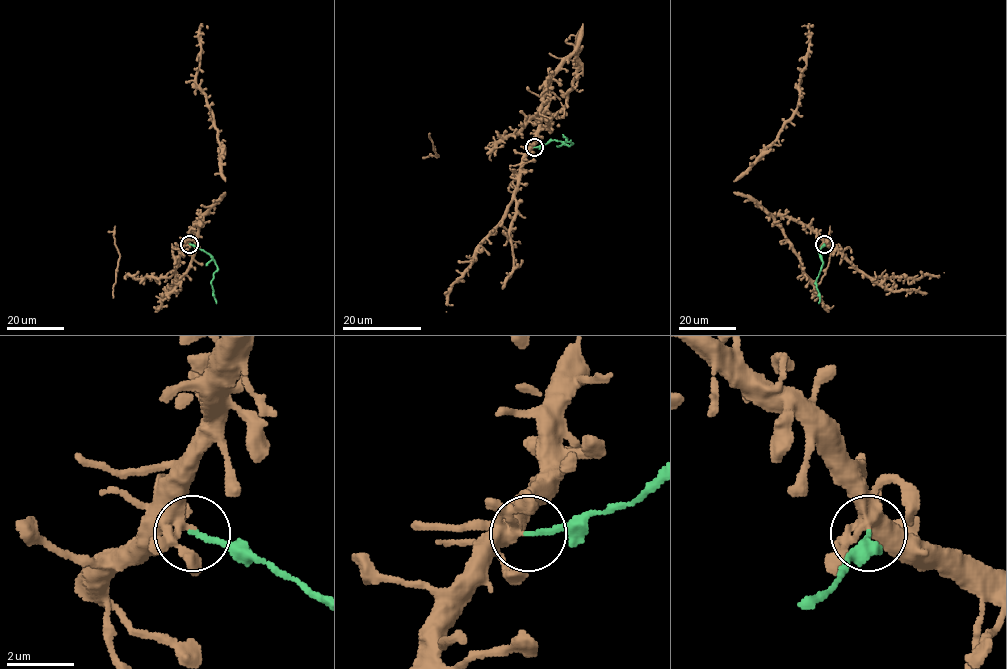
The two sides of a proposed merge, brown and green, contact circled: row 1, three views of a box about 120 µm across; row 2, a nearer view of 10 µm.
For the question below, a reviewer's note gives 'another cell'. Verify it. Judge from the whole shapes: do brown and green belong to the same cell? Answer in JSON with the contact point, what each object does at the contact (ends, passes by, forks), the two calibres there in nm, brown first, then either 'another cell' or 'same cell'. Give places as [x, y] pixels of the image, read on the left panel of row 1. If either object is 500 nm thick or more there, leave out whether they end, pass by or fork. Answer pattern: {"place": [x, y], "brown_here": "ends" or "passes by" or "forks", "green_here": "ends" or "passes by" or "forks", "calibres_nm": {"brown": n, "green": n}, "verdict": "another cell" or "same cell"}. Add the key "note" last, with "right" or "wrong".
{"place": [189, 244], "brown_here": "forks", "green_here": "ends", "calibres_nm": {"brown": 240, "green": 150}, "verdict": "another cell", "note": "right"}

